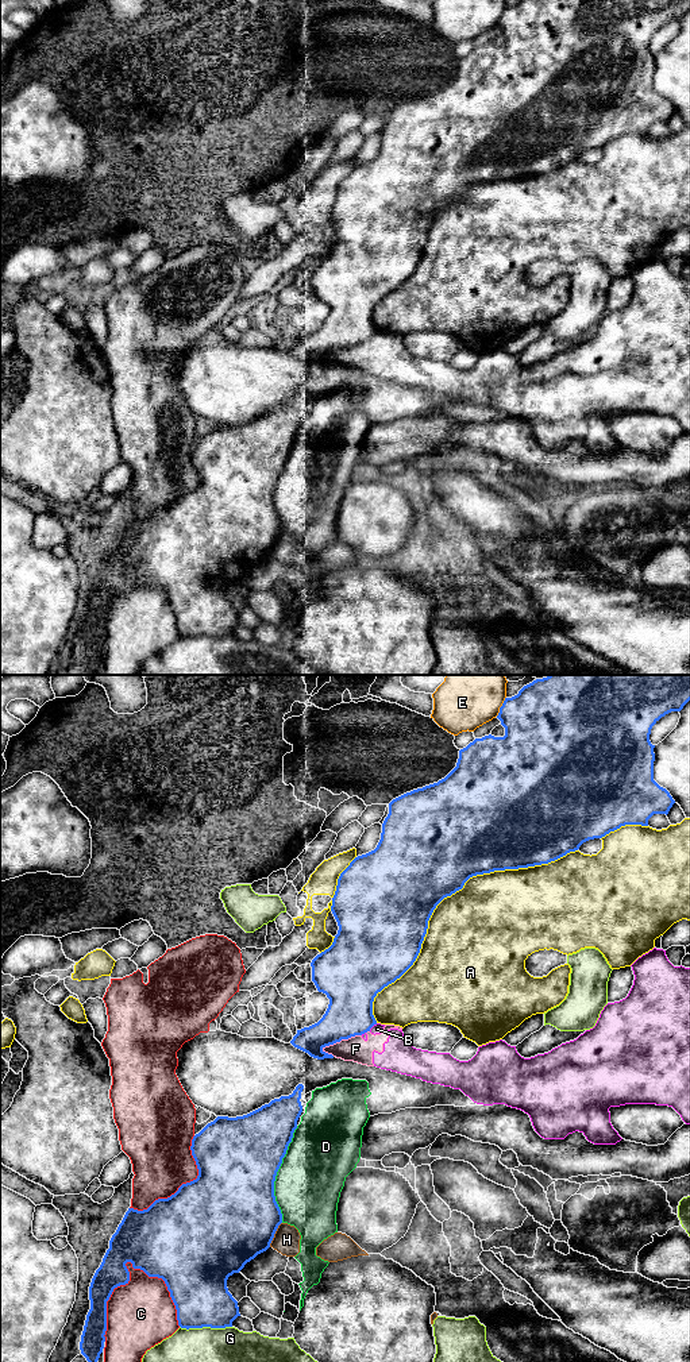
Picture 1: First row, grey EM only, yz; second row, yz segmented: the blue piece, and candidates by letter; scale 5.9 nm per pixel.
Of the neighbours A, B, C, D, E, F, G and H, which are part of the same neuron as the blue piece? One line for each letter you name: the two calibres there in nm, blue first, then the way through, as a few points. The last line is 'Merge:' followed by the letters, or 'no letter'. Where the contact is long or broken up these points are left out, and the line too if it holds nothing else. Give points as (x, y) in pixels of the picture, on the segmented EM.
Merge: no letter

